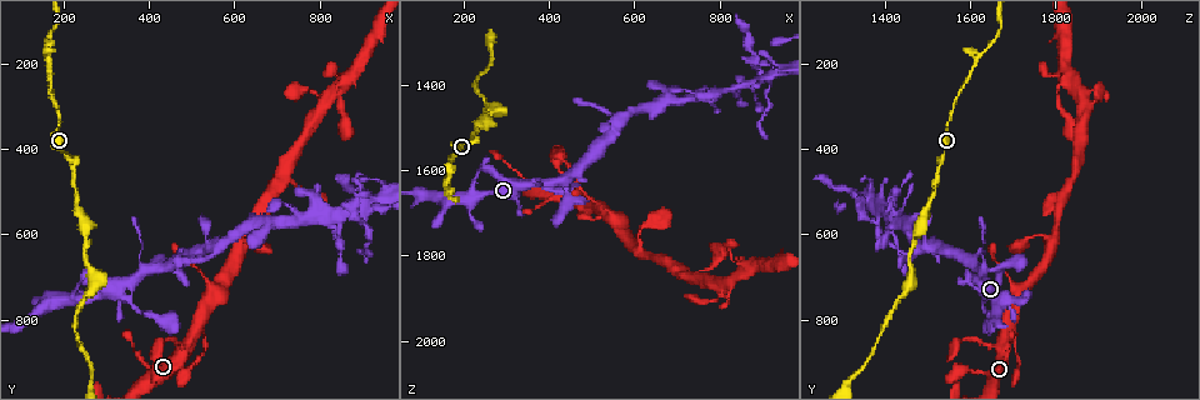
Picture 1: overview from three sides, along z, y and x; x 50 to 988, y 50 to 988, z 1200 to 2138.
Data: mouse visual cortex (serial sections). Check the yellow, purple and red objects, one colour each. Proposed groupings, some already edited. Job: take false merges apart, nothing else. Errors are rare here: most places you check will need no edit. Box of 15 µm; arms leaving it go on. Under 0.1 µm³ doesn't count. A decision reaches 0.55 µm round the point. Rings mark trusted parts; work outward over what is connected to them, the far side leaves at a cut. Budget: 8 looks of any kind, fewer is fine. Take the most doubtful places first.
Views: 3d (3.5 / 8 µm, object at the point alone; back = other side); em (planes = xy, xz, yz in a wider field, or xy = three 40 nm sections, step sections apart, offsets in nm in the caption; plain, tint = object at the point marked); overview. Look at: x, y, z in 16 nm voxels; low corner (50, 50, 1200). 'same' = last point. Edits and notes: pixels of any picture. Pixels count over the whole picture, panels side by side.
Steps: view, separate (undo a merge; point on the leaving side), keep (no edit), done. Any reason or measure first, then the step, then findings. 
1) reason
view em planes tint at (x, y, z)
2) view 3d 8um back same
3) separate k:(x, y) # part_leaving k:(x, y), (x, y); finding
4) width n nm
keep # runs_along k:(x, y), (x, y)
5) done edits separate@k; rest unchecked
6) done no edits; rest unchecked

view 3d 8um at (775, 555, 1425)

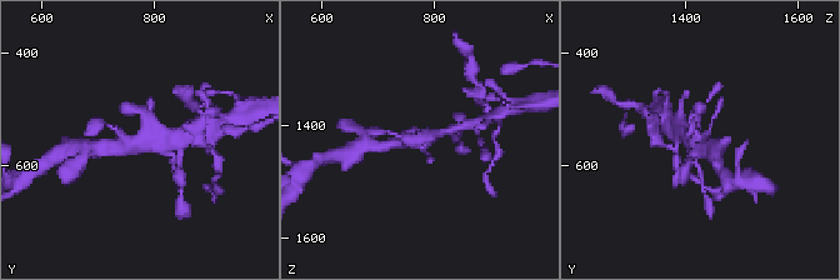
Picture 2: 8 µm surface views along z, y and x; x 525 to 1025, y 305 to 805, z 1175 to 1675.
view 3d 3.5um at (770, 565, 1425)

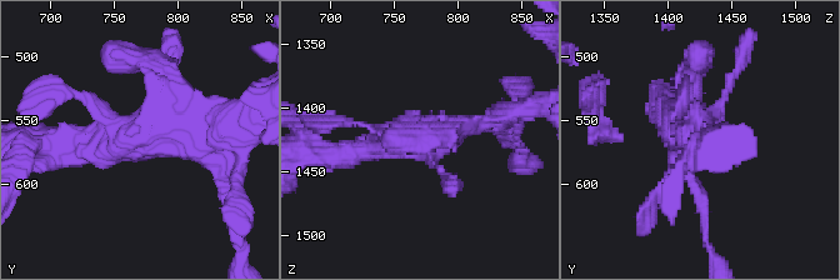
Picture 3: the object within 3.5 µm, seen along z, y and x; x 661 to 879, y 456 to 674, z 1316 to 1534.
now the EM
view em xy step 2 tint same

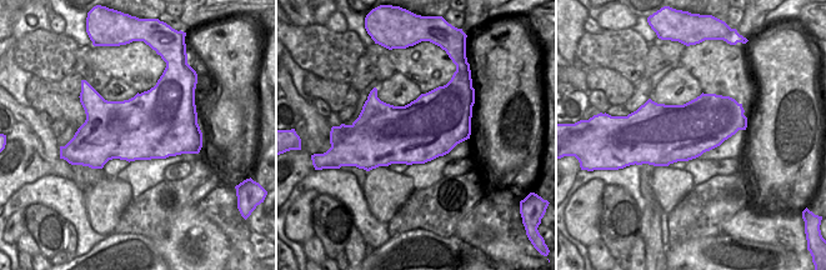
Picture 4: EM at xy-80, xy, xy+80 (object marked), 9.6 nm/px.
keep # runs_along 3:(364, 150), (518, 113); one cell here

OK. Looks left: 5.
abrupt turn
view 3d 3.5um back at (890, 535, 1395)

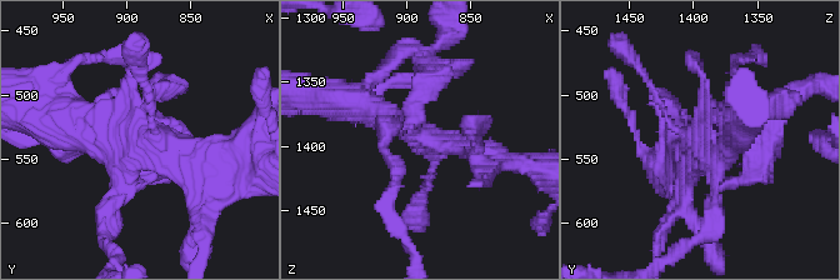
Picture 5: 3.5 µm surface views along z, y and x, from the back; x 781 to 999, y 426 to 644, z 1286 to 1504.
view em xy step 1 tint at (888, 536, 1394)

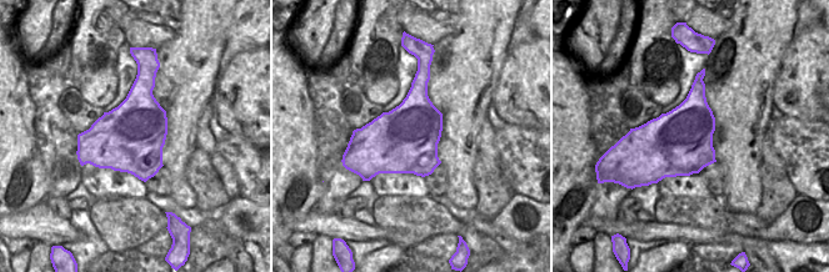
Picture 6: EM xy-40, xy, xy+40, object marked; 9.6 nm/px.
keep # runs_along 5:(498, 158), (429, 141), (356, 96); one cell here

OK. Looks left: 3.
arms part here
view 3d 8um at (485, 875, 1675)

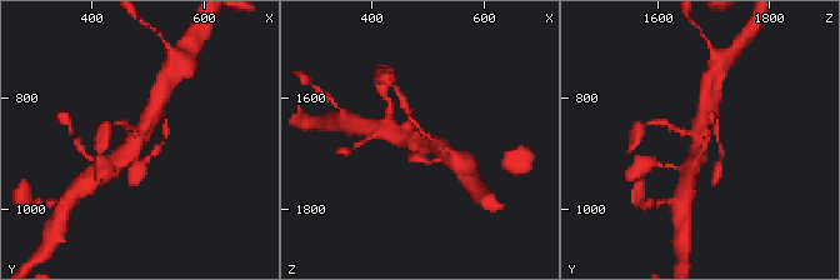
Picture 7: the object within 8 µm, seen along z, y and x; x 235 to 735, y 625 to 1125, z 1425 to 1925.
view 3d 3.5um at (480, 870, 1675)

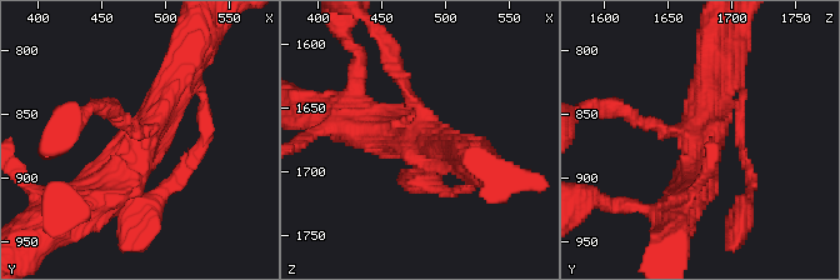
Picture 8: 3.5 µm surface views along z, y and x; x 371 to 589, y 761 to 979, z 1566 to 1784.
keep # runs_along 8:(83, 201), (136, 155), (179, 75); all the same cell

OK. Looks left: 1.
done no edits; rest unchecked

